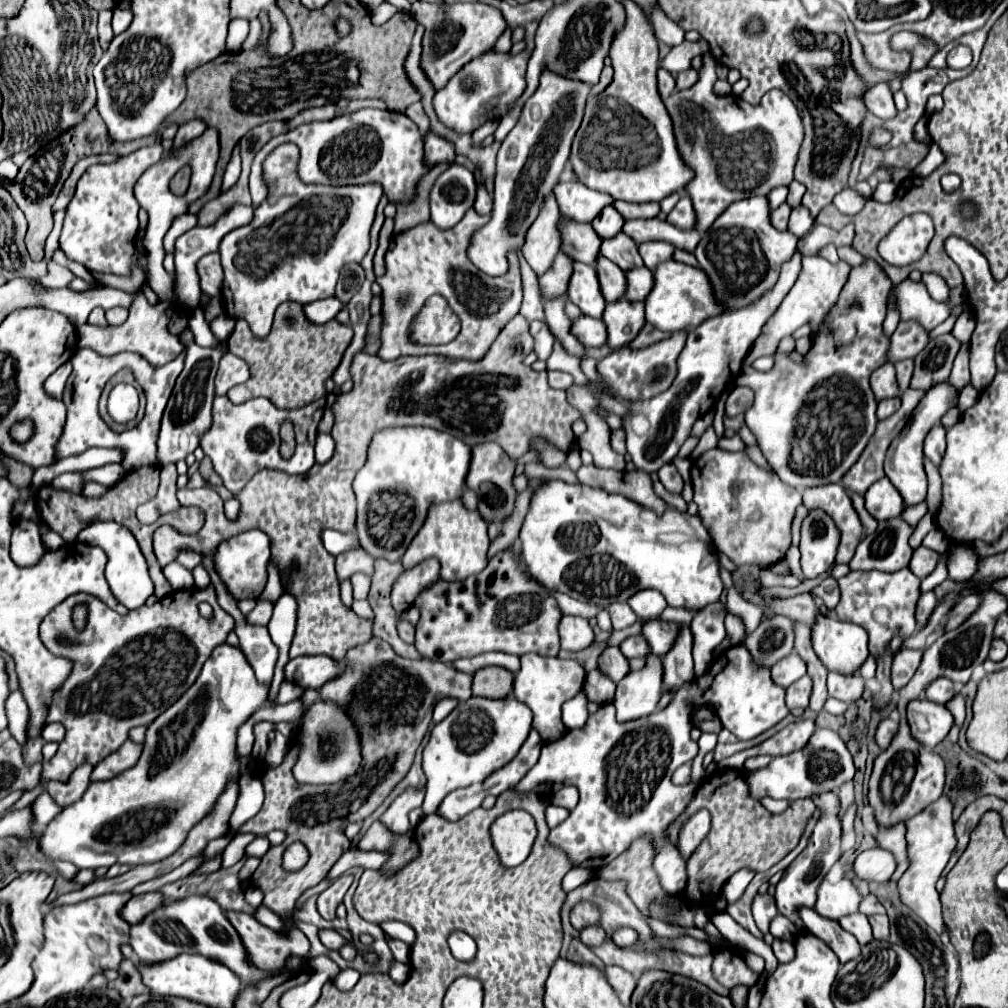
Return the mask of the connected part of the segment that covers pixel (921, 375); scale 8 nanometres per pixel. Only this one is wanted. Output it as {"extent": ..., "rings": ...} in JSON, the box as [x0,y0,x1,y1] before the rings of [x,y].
{"extent":[911,333,961,391],"rings":[[[951,333],[931,339],[929,345],[915,357],[915,373],[911,379],[911,387],[927,391],[937,383],[947,381],[959,347],[961,341],[955,339]]]}

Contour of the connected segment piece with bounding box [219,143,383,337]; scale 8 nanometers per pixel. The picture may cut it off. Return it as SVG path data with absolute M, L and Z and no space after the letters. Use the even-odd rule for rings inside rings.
M285 143L279 145L277 149L273 149L273 153L265 159L265 179L269 183L269 197L257 205L253 209L253 219L251 223L233 229L231 233L227 233L219 245L219 255L221 255L221 265L225 271L225 281L223 281L223 289L221 289L221 297L223 297L223 305L229 317L233 319L245 319L251 327L251 331L257 337L265 337L271 329L271 321L273 321L273 313L277 309L279 303L283 301L297 301L297 303L309 303L309 301L317 301L323 297L333 297L333 287L337 285L339 279L339 271L345 265L345 261L361 261L369 249L369 229L375 217L375 207L383 195L383 187L379 183L365 183L365 185L345 185L345 187L331 187L331 185L305 185L299 181L295 167L297 167L297 147L293 143Z

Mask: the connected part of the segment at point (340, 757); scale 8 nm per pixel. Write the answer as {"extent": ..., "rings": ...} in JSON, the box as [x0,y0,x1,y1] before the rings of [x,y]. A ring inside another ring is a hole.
{"extent":[293,699,361,783],"rings":[[[319,699],[301,719],[301,731],[303,747],[299,753],[299,761],[293,767],[293,777],[297,779],[297,783],[341,783],[357,771],[357,765],[361,763],[357,731],[353,729],[349,717],[337,709],[337,705]]]}

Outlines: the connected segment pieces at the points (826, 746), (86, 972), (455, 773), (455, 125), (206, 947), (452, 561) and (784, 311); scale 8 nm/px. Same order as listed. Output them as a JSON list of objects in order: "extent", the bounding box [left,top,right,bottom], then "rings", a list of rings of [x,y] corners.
[{"extent":[747,729,855,803],"rings":[[[817,729],[803,749],[783,757],[773,757],[767,767],[759,769],[757,773],[747,773],[747,783],[755,799],[769,795],[772,799],[786,799],[793,803],[797,799],[837,791],[841,785],[851,781],[853,775],[855,765],[841,737],[837,737],[837,733],[833,733],[831,729]]]},{"extent":[15,893,129,1005],"rings":[[[105,893],[93,899],[85,899],[73,905],[61,905],[49,911],[45,917],[45,945],[39,951],[39,955],[33,961],[33,973],[35,981],[31,989],[15,1001],[17,1005],[45,1005],[45,1001],[55,999],[65,993],[75,993],[81,991],[83,985],[97,973],[103,973],[105,969],[119,969],[119,963],[123,959],[121,955],[121,945],[129,941],[129,925],[121,919],[119,911],[129,901],[129,893]]]},{"extent":[423,695,531,813],"rings":[[[513,695],[503,699],[469,697],[467,701],[461,701],[433,727],[431,739],[423,751],[423,771],[427,775],[423,813],[435,813],[449,791],[483,781],[489,773],[507,765],[527,739],[531,719],[531,709]]]},{"extent":[433,49,531,133],"rings":[[[489,49],[465,63],[447,85],[435,93],[433,109],[437,119],[455,133],[473,133],[491,119],[503,119],[525,91],[525,69],[529,57],[531,53],[527,49],[517,55]]]},{"extent":[131,895,273,985],"rings":[[[205,895],[169,901],[151,911],[141,923],[131,927],[131,947],[135,949],[135,955],[141,963],[167,961],[169,957],[177,957],[179,953],[199,953],[205,957],[213,957],[229,965],[229,969],[233,969],[247,985],[273,975],[273,971],[267,973],[249,965],[249,961],[245,959],[245,947],[237,931],[227,921],[223,909]]]},{"extent":[401,499,487,581],"rings":[[[461,499],[431,505],[427,511],[427,519],[419,533],[413,537],[407,547],[401,563],[403,567],[413,567],[423,559],[437,557],[441,561],[441,579],[445,581],[465,581],[465,577],[473,573],[481,573],[487,565],[487,523],[481,519],[479,511],[469,511]]]},{"extent":[743,257,851,365],"rings":[[[803,257],[803,265],[801,265],[801,273],[793,285],[793,289],[789,291],[789,295],[783,299],[783,303],[779,305],[779,309],[767,319],[767,323],[761,329],[761,335],[755,339],[751,351],[747,353],[743,365],[751,365],[753,359],[757,359],[761,355],[761,351],[777,351],[777,345],[783,337],[793,335],[793,331],[797,327],[801,327],[803,323],[811,321],[811,327],[817,329],[825,317],[825,313],[831,309],[831,305],[835,305],[839,291],[843,289],[847,275],[849,275],[851,267],[843,261],[839,261],[837,265],[829,263],[823,257]]]}]

